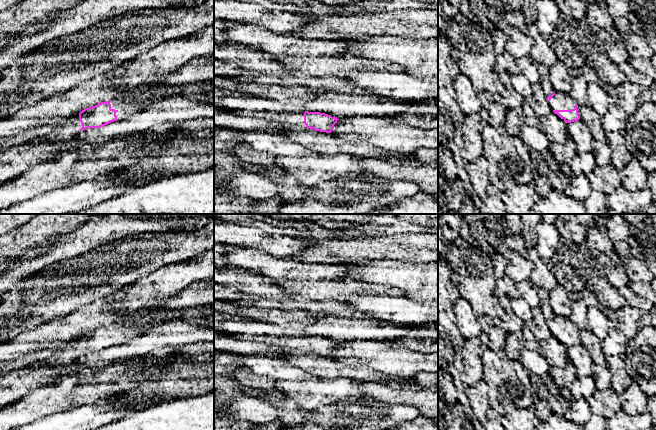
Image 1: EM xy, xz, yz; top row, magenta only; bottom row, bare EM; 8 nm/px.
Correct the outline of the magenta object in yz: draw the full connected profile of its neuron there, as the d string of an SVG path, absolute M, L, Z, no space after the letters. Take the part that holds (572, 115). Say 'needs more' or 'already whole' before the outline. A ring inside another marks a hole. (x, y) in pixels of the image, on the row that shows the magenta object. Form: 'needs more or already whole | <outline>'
needs more | M554 92L547 97L551 110L566 123L571 123L580 119L579 106L571 96L563 92Z

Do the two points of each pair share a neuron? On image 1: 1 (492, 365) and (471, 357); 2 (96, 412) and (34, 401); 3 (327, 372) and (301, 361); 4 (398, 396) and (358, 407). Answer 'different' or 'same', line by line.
1: different
2: different
3: same
4: different

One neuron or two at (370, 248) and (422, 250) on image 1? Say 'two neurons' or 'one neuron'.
one neuron

